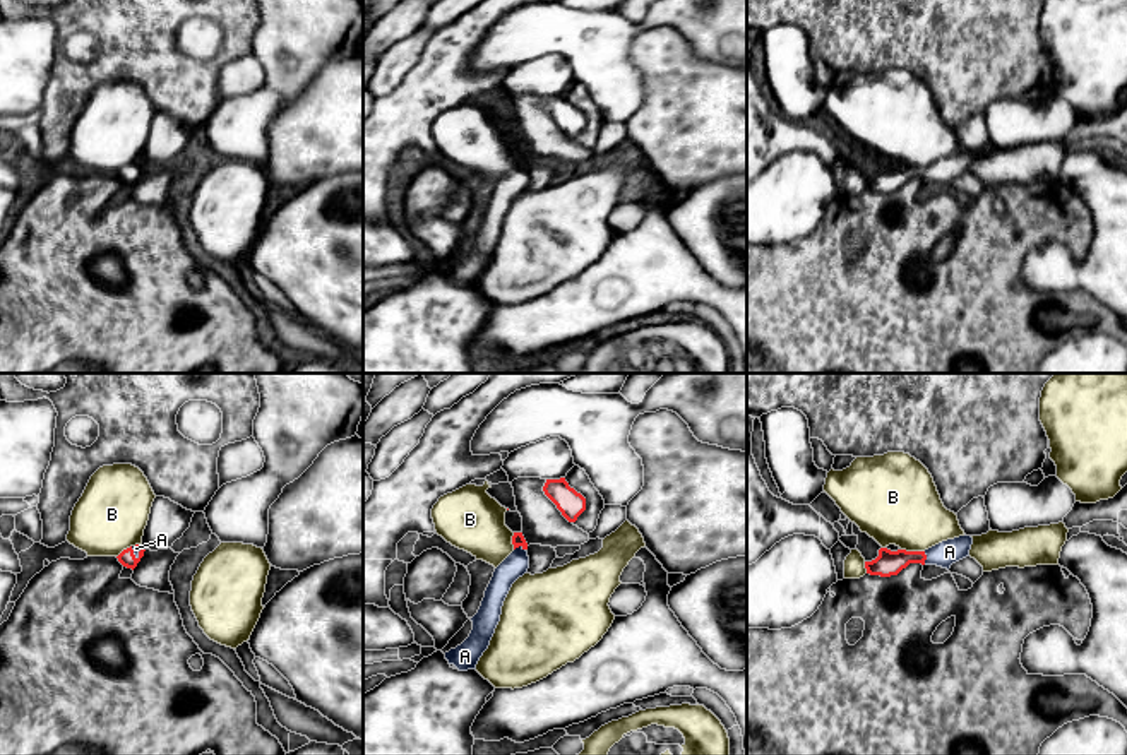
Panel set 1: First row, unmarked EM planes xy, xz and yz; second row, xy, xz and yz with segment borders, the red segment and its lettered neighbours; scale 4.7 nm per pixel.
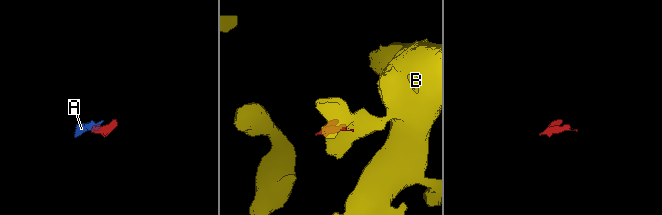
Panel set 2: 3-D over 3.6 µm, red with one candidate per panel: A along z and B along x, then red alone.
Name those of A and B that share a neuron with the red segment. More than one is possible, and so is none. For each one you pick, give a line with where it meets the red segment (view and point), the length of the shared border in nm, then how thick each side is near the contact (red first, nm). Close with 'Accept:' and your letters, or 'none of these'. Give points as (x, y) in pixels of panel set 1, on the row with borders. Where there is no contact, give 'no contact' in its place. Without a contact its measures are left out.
A: meets red in xz at (519, 545); contact 60 nm long; 60 nm thick on the red side, 110 nm on the other
Accept: A

